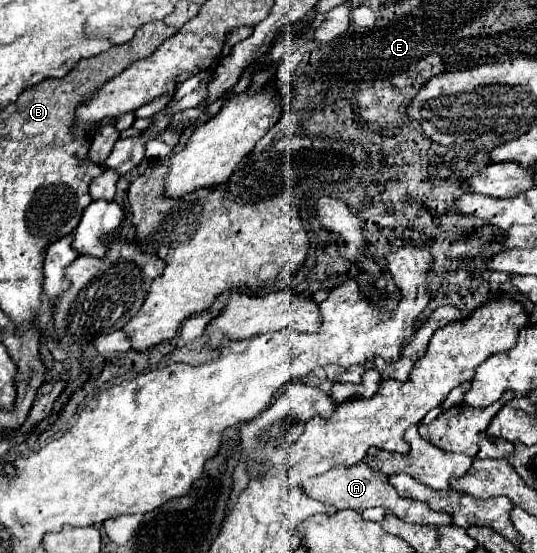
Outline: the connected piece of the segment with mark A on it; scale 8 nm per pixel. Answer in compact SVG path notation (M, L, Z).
M364 461L356 463L352 467L346 469L336 469L330 473L324 473L320 477L308 479L304 483L304 491L308 491L310 497L324 501L328 505L334 505L336 509L356 509L356 511L364 511L370 507L386 507L390 509L398 519L406 521L406 523L420 523L420 525L430 525L430 527L442 527L442 525L454 525L452 517L444 511L432 511L424 501L416 501L416 499L404 499L396 493L396 489L390 485L388 475L372 471Z

